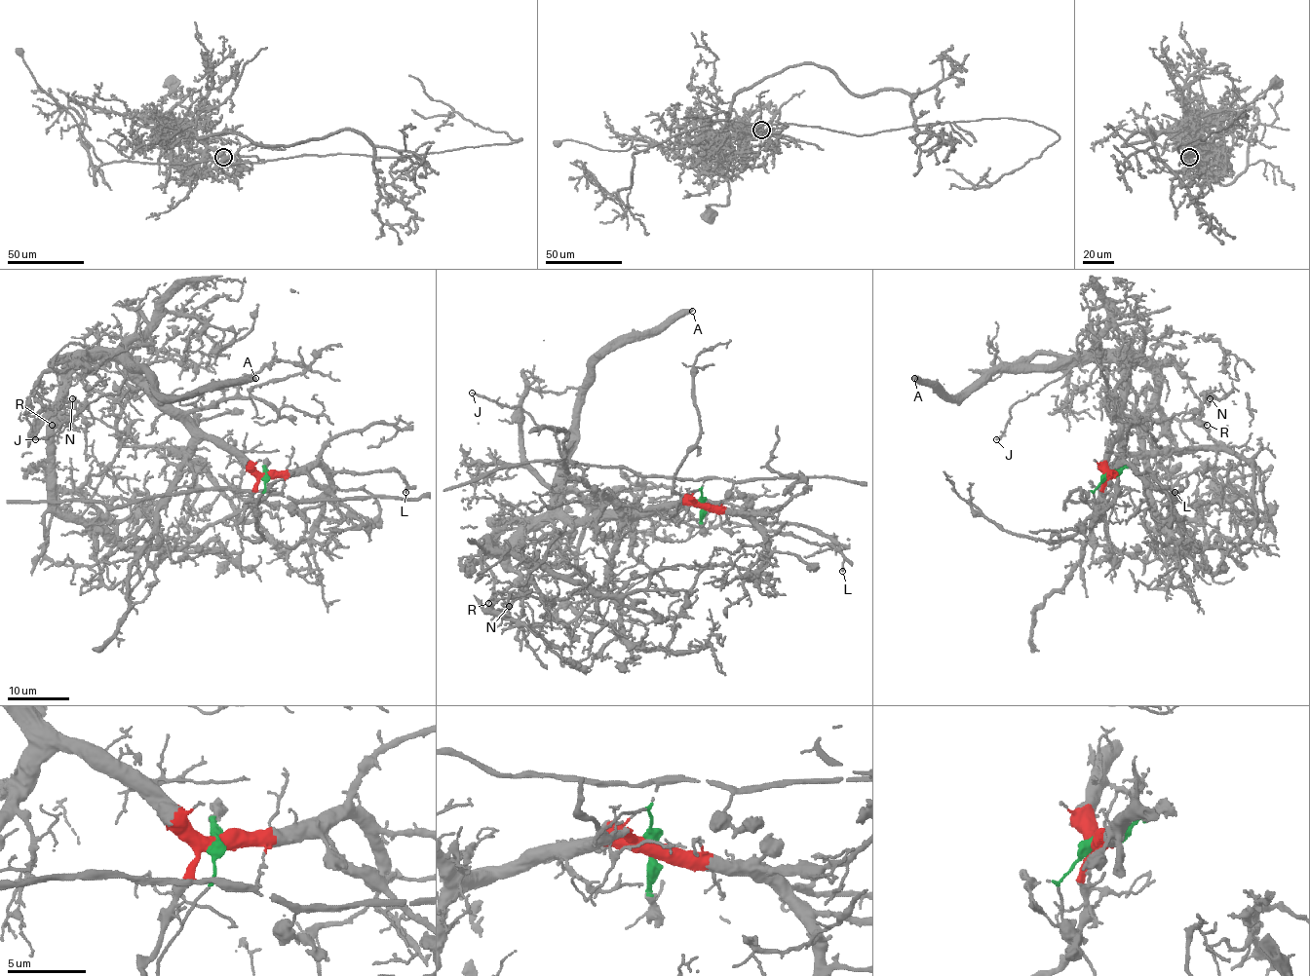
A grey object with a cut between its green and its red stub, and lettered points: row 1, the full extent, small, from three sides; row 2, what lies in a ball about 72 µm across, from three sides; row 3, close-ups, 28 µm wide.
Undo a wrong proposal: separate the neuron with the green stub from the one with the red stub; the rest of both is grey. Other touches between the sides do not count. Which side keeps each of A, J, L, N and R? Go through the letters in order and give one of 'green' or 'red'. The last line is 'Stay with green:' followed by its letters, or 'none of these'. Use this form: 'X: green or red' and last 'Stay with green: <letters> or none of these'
A: red
J: red
L: red
N: red
R: red
Stay with green: none of these

